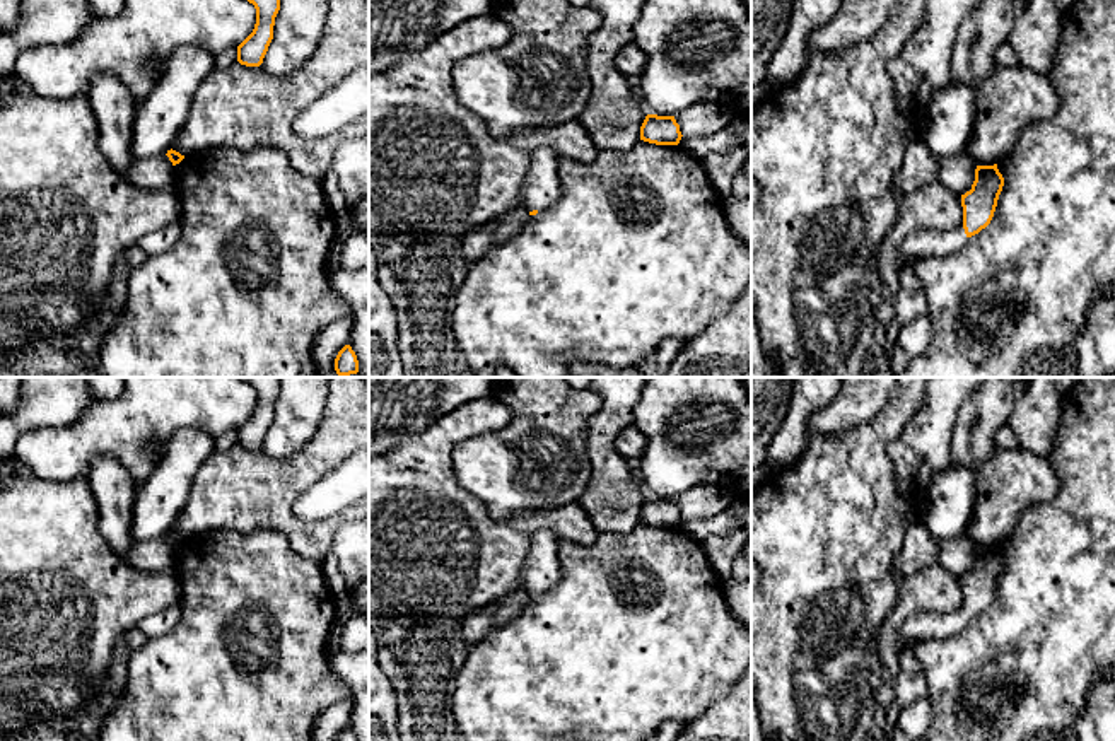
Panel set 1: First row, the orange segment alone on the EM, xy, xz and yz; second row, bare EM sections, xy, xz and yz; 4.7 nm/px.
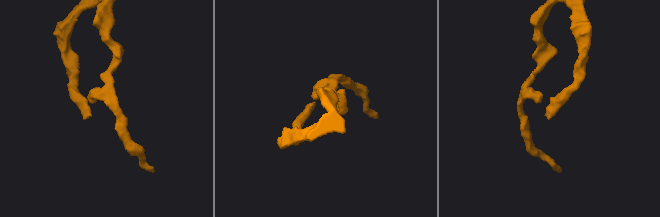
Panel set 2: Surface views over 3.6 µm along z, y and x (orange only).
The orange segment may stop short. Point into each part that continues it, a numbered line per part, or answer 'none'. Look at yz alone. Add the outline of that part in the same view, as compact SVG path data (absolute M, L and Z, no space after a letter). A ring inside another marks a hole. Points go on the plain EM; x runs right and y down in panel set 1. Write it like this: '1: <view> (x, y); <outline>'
1: yz (926, 624); M920 611L908 616L902 625L900 649L910 640L922 637L948 639L960 633L966 625L965 611Z

